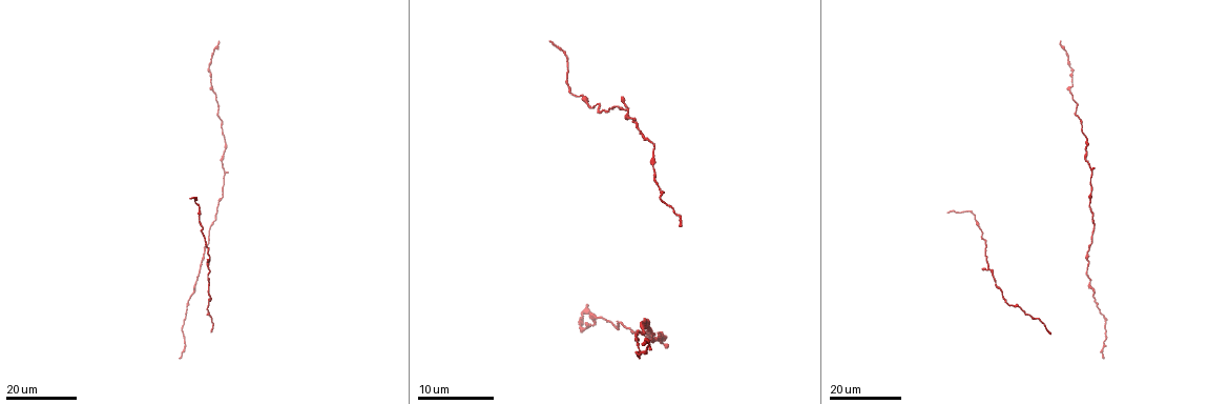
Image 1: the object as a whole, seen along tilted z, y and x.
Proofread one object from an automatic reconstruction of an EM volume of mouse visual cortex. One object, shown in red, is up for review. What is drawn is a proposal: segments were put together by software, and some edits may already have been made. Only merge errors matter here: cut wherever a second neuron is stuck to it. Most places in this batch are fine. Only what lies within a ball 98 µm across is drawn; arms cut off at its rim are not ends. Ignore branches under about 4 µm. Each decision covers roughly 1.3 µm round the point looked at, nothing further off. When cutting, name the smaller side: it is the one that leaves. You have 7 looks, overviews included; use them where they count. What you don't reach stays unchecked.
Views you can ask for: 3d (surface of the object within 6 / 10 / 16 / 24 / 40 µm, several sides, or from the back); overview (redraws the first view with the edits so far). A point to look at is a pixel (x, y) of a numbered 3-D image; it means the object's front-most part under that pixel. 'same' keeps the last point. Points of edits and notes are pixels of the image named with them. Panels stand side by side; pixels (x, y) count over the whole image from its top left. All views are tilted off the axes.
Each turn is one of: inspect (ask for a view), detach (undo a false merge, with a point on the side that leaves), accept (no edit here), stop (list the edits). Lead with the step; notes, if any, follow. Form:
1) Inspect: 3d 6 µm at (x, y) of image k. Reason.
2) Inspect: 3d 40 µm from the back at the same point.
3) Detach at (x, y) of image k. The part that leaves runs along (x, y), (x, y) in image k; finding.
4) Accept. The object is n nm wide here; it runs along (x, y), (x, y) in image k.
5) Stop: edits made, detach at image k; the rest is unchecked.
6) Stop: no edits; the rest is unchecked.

Inspect: 3d 24 µm at (200, 209) of image 1. Thick turns thin.

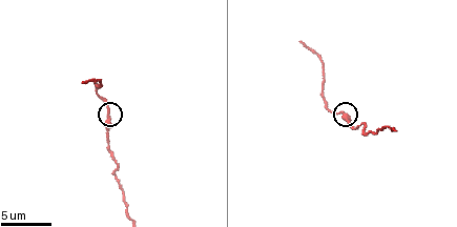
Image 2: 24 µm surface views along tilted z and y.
Inspect: 3d 6 µm at (109, 118) of image 2.

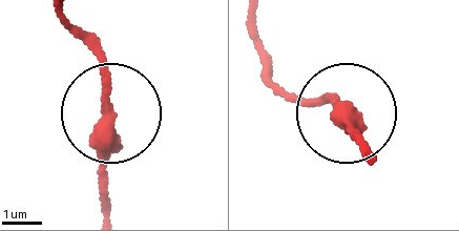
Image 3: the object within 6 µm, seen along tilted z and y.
Accept. It runs along (105, 207), (107, 70), (81, 34) in image 3; continuous, no second neuron.

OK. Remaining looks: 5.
Inspect: 3d 24 µm at (205, 254) of image 1. Thick turns thin.

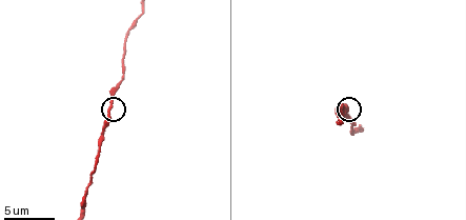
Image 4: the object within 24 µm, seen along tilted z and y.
Inspect: 3d 6 µm at (107, 114) of image 4.

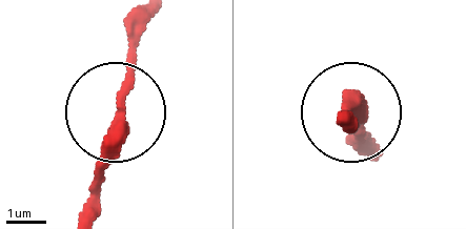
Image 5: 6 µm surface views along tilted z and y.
Accept. It runs along (83, 206), (108, 155), (127, 20) in image 5; all the same neuron.

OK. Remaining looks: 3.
Inspect: 3d 16 µm at (1085, 157) of image 1. Calibre changes.

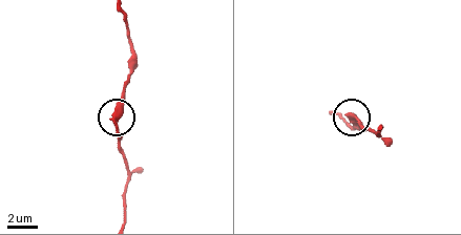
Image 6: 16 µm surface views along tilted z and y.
Inspect: 3d 10 µm at (118, 125) of image 6.

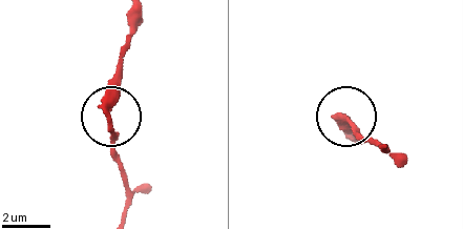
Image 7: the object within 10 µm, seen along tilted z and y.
Accept. It runs along (123, 214), (127, 196), (110, 113), (122, 50) in image 7; one neuron here.

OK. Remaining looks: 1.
Stop: no edits; the rest is unchecked.

